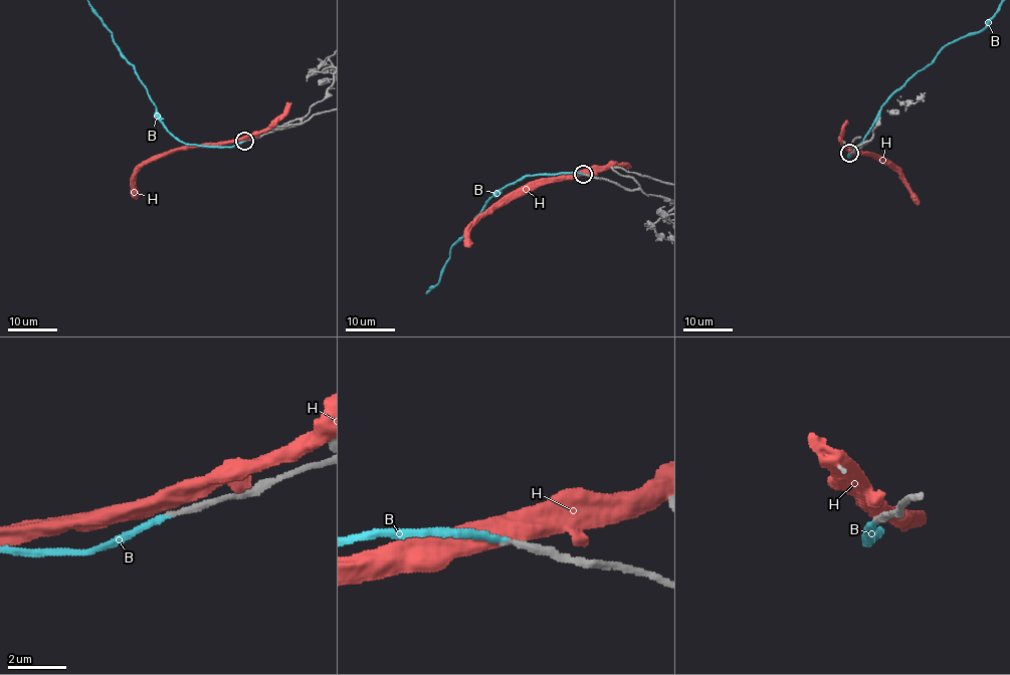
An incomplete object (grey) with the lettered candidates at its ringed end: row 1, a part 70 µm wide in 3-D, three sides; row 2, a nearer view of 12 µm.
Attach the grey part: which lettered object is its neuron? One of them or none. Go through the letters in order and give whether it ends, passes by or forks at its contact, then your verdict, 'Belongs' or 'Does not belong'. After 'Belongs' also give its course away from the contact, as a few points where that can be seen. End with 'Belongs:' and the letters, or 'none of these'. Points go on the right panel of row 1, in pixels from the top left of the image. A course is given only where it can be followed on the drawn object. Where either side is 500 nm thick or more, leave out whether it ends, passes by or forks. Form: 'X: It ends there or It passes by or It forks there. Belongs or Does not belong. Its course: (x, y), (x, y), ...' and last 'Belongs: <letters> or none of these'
B: It ends there. Belongs
H: Does not belong
Belongs: B

